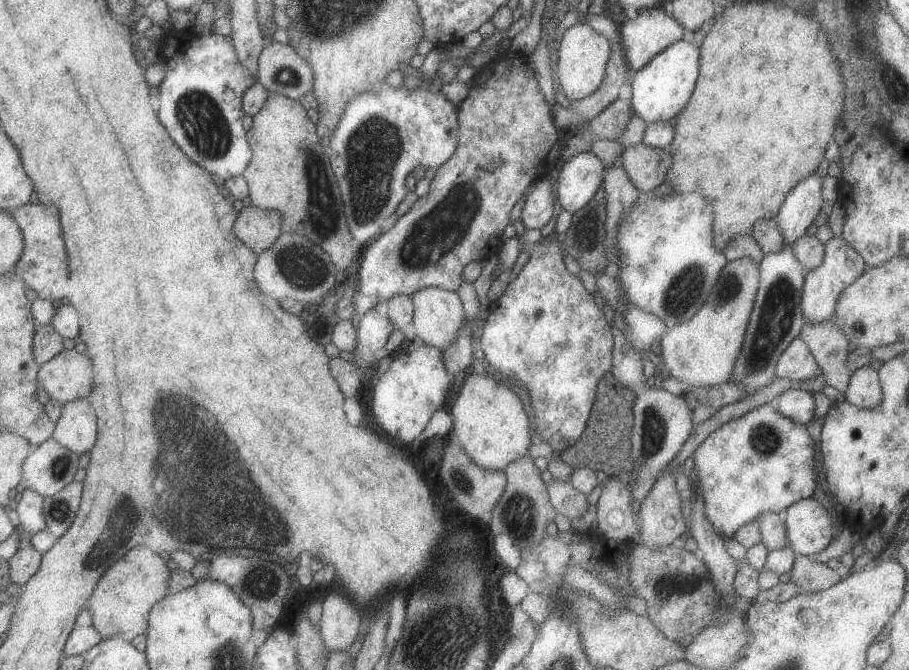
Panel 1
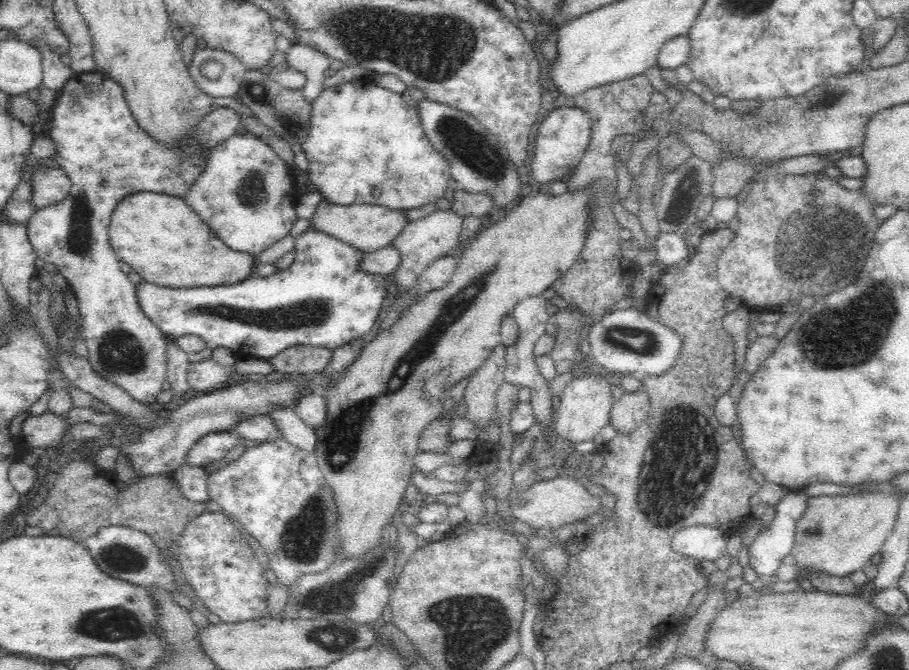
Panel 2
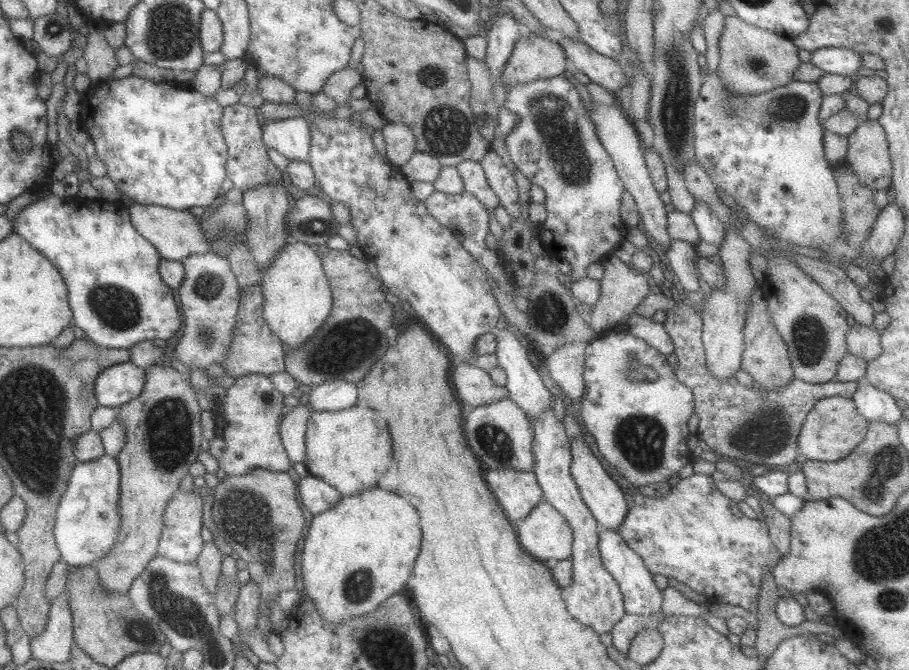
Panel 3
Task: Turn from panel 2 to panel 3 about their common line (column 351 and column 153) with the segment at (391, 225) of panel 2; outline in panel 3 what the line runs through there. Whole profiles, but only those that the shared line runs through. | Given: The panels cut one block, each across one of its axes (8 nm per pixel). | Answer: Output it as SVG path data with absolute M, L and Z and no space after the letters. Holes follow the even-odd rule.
M134 202L126 207L136 231L147 238L158 249L163 259L180 261L192 254L208 254L211 252L210 243L202 231L199 218L187 210L172 210L164 206L142 205Z

